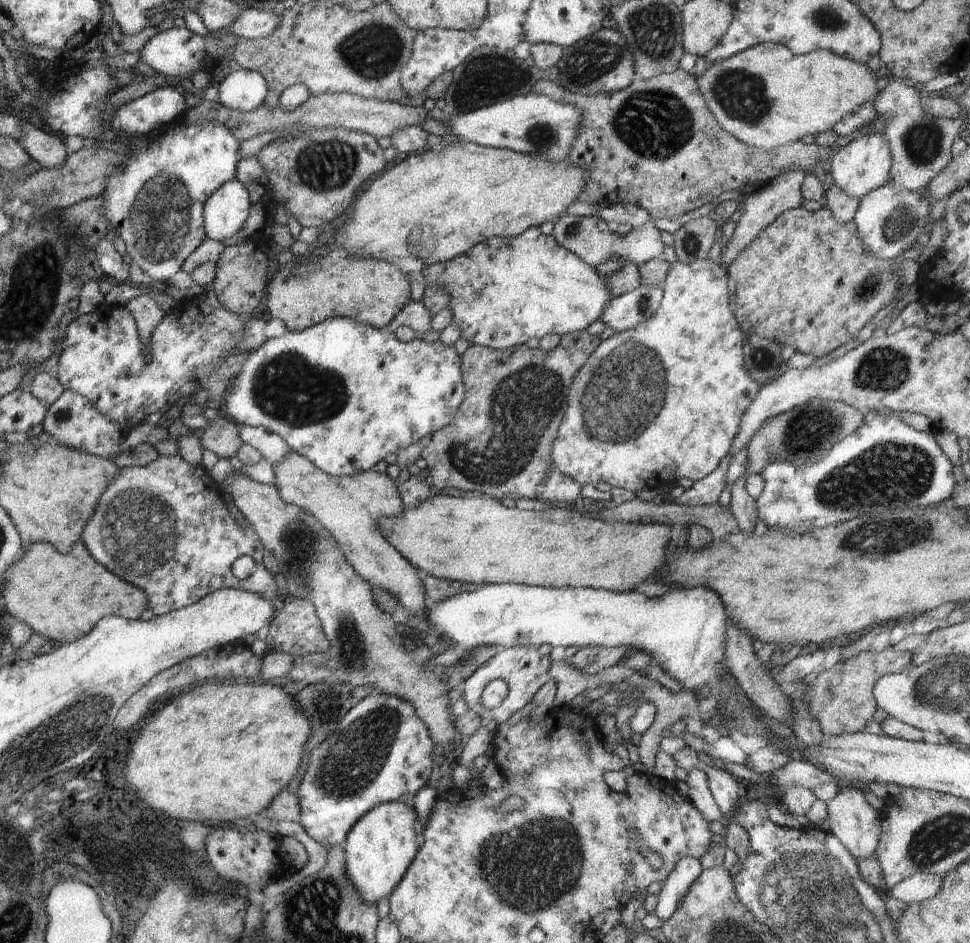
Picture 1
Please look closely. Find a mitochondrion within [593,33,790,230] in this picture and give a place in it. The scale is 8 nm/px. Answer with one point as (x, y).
(654, 124)

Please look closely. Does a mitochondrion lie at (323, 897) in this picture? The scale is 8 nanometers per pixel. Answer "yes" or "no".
yes

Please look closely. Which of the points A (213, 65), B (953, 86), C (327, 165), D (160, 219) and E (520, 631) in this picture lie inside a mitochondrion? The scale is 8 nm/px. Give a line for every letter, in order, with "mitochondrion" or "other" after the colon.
A: other
B: other
C: mitochondrion
D: mitochondrion
E: mitochondrion

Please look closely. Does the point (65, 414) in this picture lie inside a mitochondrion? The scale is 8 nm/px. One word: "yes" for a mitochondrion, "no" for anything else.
yes

